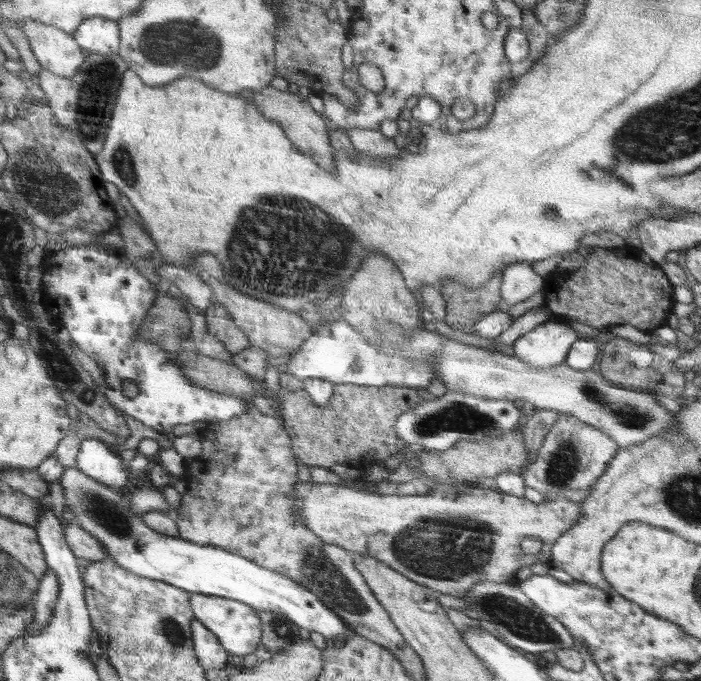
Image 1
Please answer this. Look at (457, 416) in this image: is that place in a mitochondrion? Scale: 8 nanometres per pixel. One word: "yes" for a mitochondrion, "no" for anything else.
yes

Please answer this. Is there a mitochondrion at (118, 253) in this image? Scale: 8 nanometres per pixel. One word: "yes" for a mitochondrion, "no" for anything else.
no

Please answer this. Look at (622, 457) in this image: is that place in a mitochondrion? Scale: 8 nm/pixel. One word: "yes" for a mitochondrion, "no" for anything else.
no

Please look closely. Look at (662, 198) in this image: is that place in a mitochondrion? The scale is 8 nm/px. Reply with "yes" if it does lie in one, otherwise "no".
no

